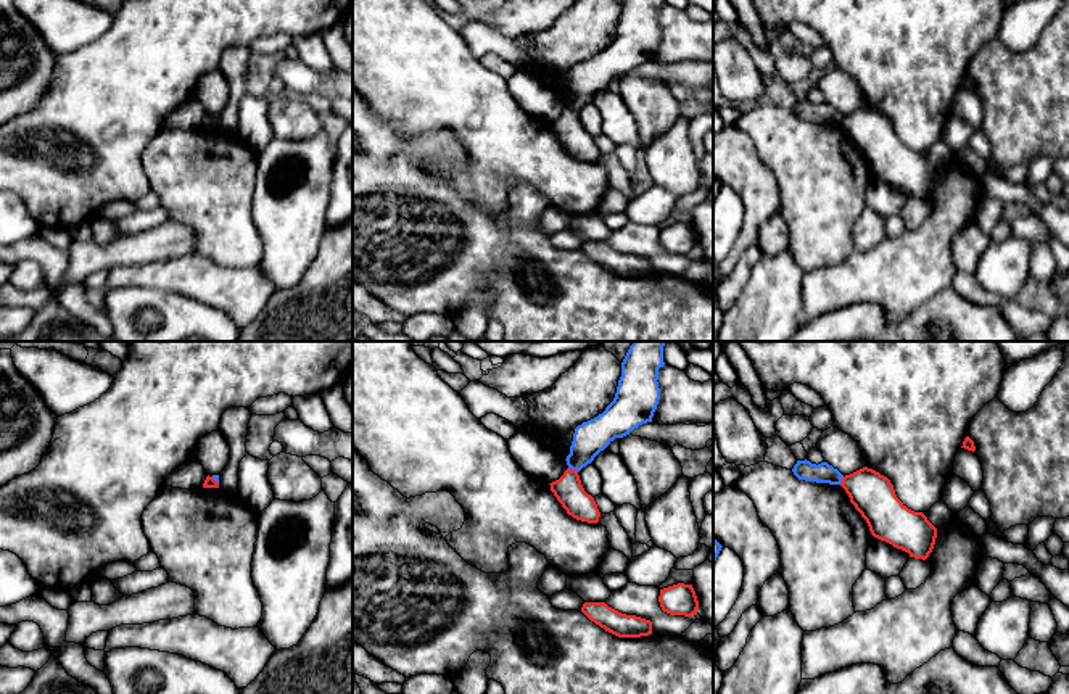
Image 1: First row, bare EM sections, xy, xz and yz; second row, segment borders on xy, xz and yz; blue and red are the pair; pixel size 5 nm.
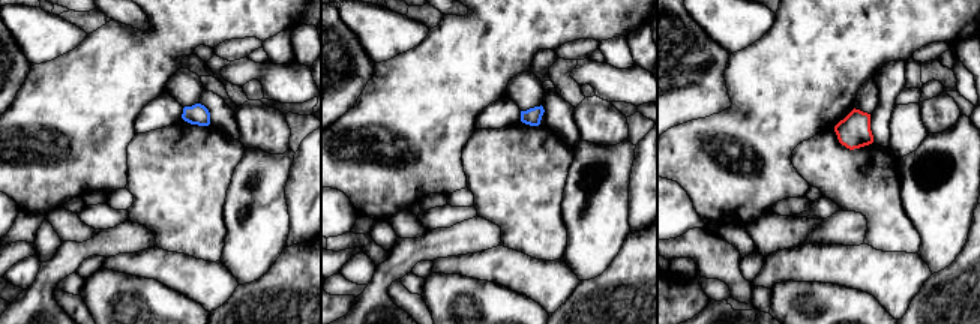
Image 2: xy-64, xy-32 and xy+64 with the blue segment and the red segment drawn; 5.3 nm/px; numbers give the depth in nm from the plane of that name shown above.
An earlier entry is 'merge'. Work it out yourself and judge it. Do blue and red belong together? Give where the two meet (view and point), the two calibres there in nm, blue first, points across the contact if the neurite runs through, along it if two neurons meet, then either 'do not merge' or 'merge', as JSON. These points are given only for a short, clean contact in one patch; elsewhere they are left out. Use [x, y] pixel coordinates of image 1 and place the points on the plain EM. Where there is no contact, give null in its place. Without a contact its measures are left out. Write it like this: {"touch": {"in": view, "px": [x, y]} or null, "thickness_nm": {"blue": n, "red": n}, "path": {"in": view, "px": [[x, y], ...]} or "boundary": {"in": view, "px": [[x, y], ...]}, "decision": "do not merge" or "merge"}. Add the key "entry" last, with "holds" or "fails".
{"touch": {"in": "xz", "px": [573, 108]}, "thickness_nm": {"blue": 170, "red": 140}, "boundary": {"in": "xz", "px": [[569, 107], [577, 111]]}, "decision": "do not merge", "entry": "fails"}

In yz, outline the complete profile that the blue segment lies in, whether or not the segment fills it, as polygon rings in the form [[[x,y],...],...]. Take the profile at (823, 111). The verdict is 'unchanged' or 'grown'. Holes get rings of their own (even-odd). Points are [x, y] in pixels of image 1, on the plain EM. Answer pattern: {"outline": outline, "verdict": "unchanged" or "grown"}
{"outline": [[[807,98],[797,100],[792,111],[799,119],[816,122],[840,124],[844,118],[844,114],[828,101],[821,101],[816,105]]], "verdict": "unchanged"}

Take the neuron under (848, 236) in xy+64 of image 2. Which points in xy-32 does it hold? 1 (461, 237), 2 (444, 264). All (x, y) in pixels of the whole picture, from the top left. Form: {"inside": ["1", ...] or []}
{"inside": ["1"]}

